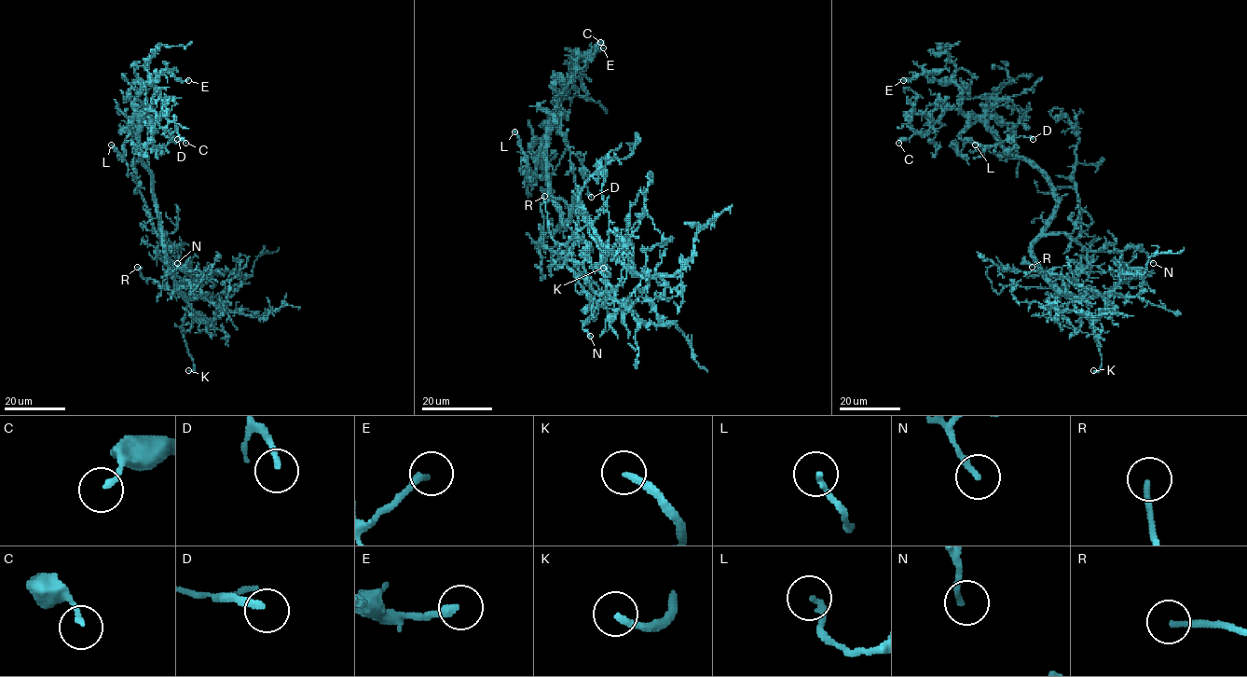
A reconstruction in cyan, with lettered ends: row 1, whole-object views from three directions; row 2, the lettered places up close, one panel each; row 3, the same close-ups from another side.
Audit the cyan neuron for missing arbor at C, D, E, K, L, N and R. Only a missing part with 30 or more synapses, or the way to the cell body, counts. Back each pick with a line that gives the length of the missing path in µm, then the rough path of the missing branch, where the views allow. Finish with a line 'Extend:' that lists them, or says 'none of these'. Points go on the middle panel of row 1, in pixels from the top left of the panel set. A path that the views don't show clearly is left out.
K: about 100 µm are missing
Extend: K

